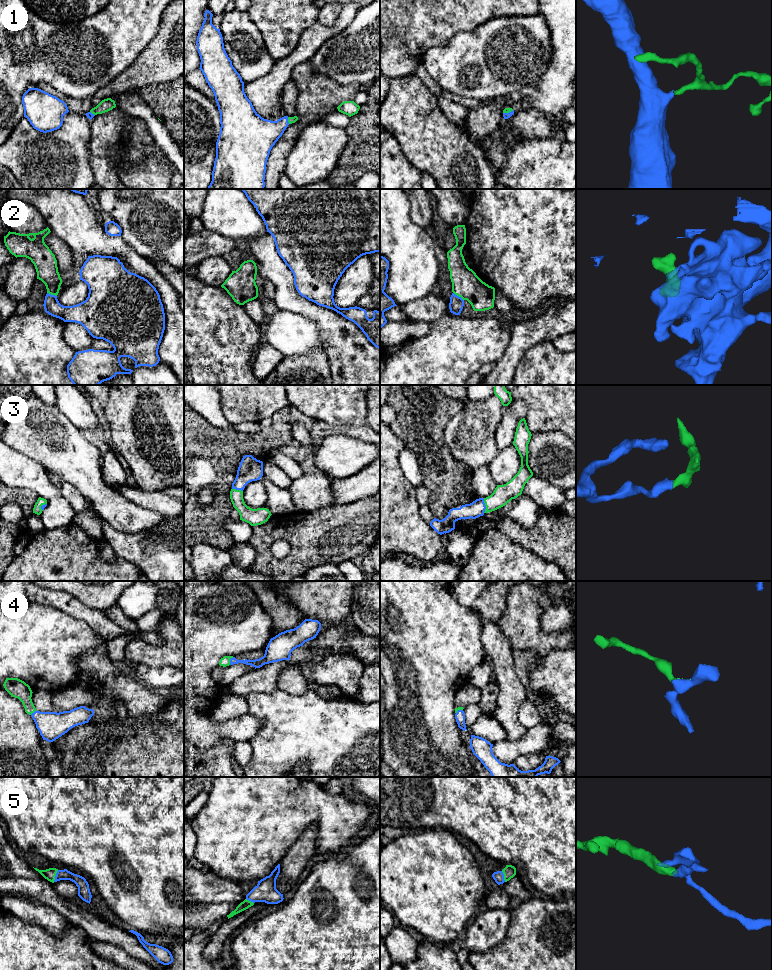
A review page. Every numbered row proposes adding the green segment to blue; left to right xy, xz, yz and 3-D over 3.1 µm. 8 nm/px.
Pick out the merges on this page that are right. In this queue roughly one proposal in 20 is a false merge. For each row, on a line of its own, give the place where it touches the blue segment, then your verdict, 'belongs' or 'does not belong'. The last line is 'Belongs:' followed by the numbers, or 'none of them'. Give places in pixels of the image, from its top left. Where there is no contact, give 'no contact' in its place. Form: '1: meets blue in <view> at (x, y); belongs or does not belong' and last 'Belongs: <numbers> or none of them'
1: meets blue in yz at (509, 112); belongs
2: meets blue in yz at (458, 296); belongs
3: meets blue in yz at (484, 505); belongs
4: meets blue in xz at (230, 660); belongs
5: meets blue in xy at (55, 876); belongs
Belongs: 1, 2, 3, 4, 5

